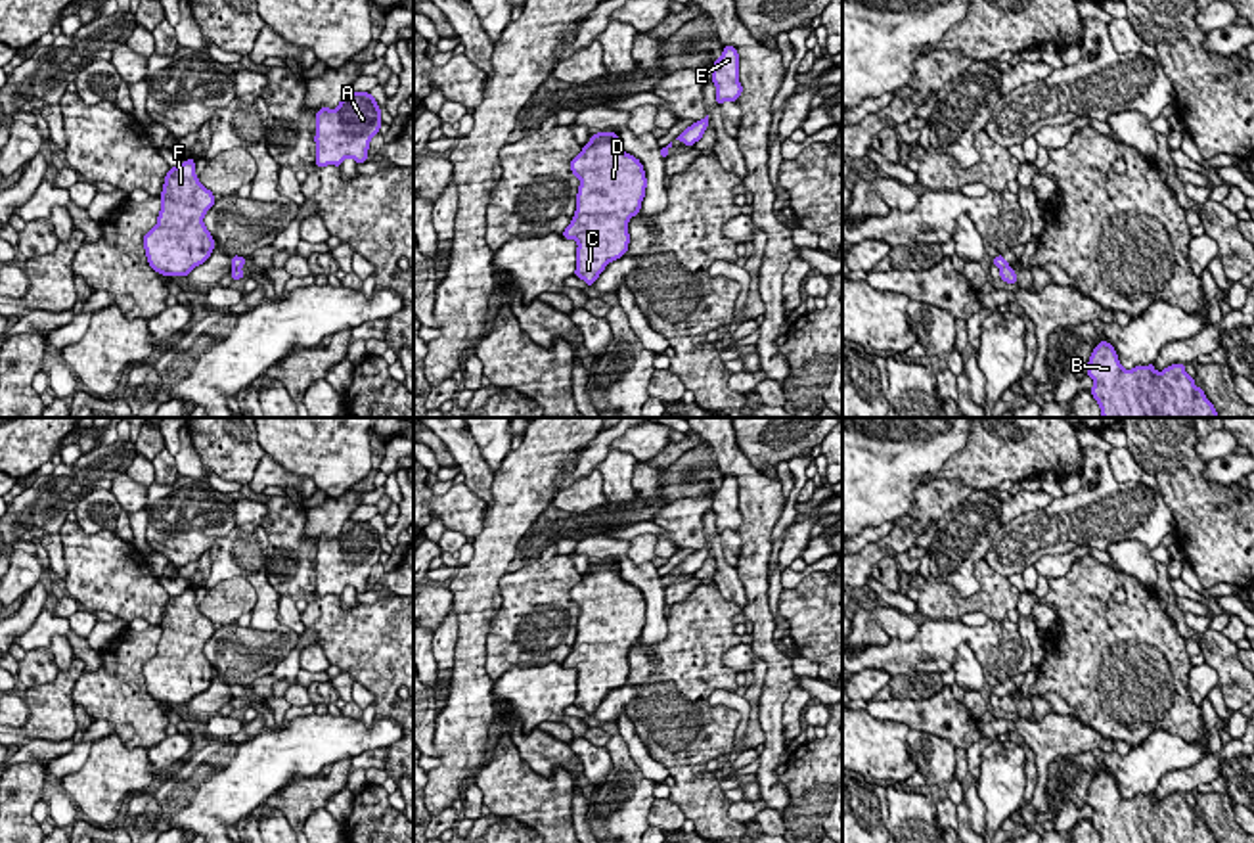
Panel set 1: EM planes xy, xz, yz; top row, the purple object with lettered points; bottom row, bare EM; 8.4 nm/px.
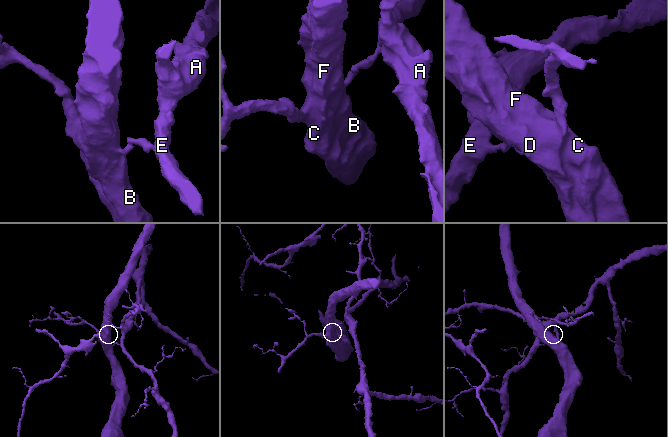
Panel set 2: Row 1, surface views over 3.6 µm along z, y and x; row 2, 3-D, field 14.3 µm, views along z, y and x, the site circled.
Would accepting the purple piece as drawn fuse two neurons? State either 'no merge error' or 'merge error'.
merge error

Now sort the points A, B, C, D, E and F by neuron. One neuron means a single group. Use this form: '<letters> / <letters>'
A E / B C D F

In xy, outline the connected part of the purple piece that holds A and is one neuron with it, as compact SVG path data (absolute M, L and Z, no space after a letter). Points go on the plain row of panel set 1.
M347 519L335 538L320 536L316 542L316 596L341 596L352 586L358 594L368 590L369 571L381 558L381 538L369 521Z

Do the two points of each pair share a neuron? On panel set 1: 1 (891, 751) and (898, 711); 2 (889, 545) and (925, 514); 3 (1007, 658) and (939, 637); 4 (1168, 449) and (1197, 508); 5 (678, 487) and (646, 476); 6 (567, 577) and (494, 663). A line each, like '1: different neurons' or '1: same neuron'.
1: different neurons
2: same neuron
3: same neuron
4: same neuron
5: different neurons
6: same neuron

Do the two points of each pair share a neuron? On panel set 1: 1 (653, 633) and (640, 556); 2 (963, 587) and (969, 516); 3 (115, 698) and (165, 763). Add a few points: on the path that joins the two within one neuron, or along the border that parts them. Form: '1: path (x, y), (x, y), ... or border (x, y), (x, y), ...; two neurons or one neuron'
1: border (626, 554), (636, 564), (651, 564); two neurons
2: path (962, 569), (962, 539), (965, 533); one neuron
3: border (167, 736), (148, 750); two neurons

